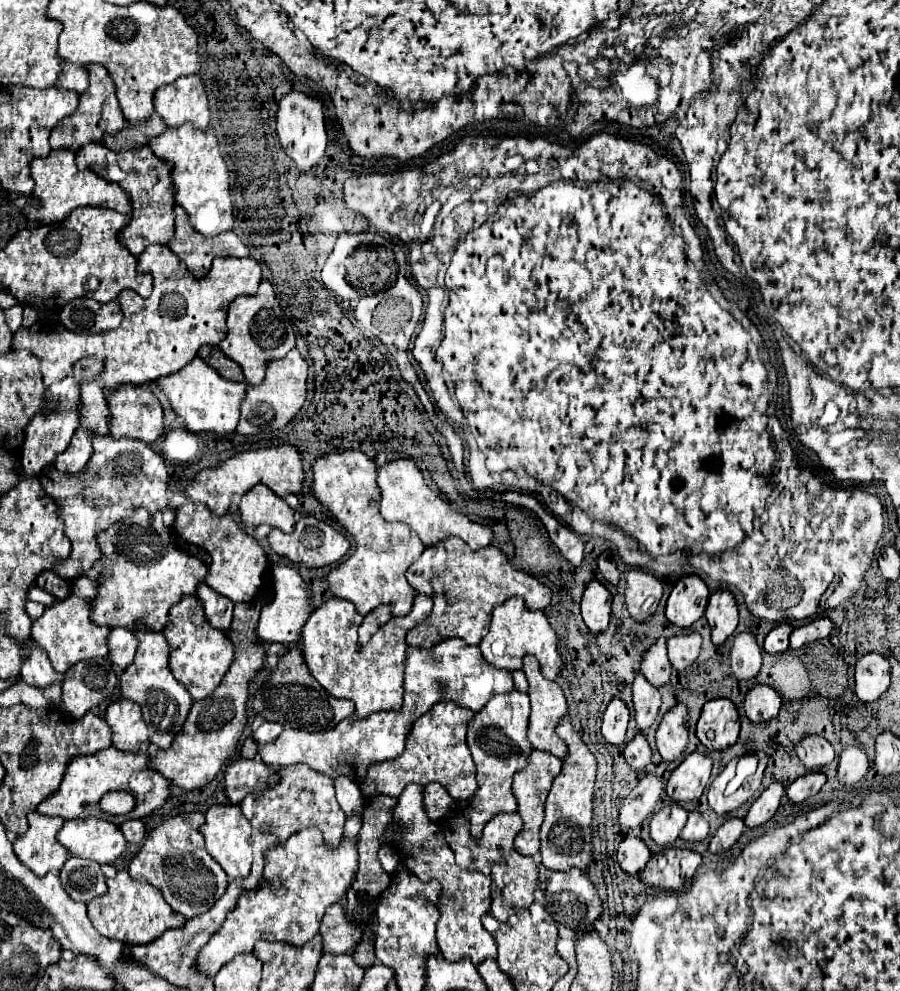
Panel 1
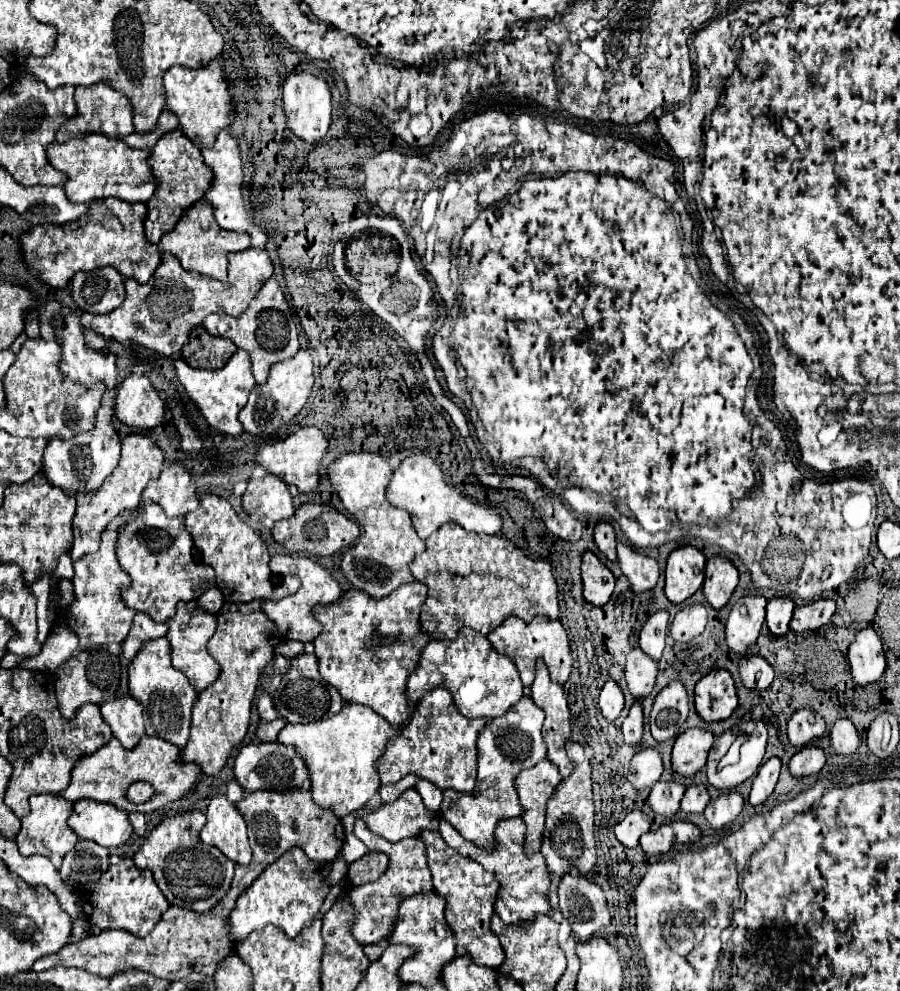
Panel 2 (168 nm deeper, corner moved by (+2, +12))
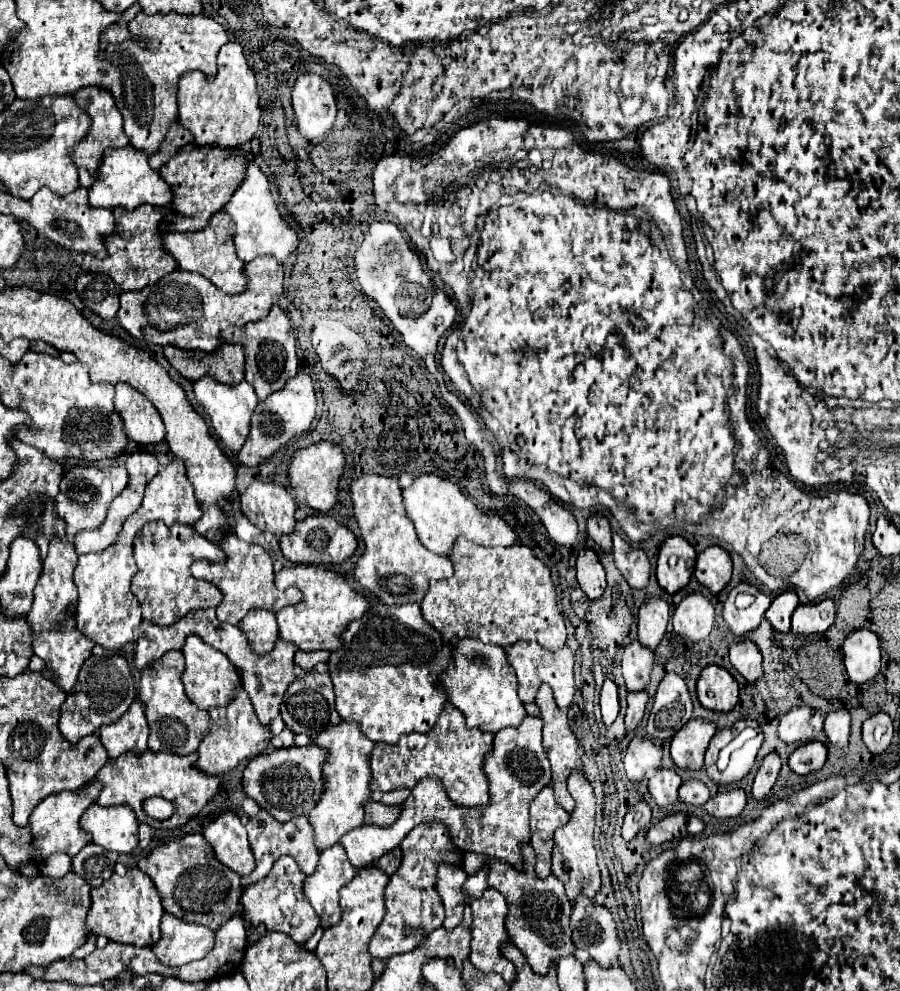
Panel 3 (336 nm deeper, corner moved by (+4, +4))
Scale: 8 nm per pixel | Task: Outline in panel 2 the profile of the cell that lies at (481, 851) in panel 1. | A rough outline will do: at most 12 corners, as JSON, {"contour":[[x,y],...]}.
{"contour":[[439,819],[461,856],[499,880],[495,914],[505,924],[551,910],[541,854],[523,852],[525,822],[499,820],[495,848],[467,842]]}

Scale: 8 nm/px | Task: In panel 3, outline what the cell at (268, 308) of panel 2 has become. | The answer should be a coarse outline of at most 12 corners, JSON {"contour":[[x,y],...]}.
{"contour":[[275,304],[223,332],[245,348],[245,380],[259,400],[299,372],[295,336]]}

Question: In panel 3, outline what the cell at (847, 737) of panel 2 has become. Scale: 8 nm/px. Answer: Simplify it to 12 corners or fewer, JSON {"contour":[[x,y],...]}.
{"contour":[[827,714],[823,732],[833,746],[847,746],[851,714]]}

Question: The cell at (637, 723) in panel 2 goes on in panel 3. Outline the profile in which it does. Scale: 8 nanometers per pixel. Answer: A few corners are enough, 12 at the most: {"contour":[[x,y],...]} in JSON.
{"contour":[[647,692],[627,694],[627,728],[635,728],[643,718]]}

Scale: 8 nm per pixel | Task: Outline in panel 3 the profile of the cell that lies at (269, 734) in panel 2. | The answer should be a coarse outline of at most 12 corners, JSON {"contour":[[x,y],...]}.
{"contour":[[285,728],[279,736],[273,736],[275,748],[289,748],[293,734]]}

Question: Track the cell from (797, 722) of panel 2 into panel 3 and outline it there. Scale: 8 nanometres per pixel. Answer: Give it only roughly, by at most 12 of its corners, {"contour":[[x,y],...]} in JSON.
{"contour":[[797,706],[779,720],[779,738],[807,744],[823,730],[825,714]]}

